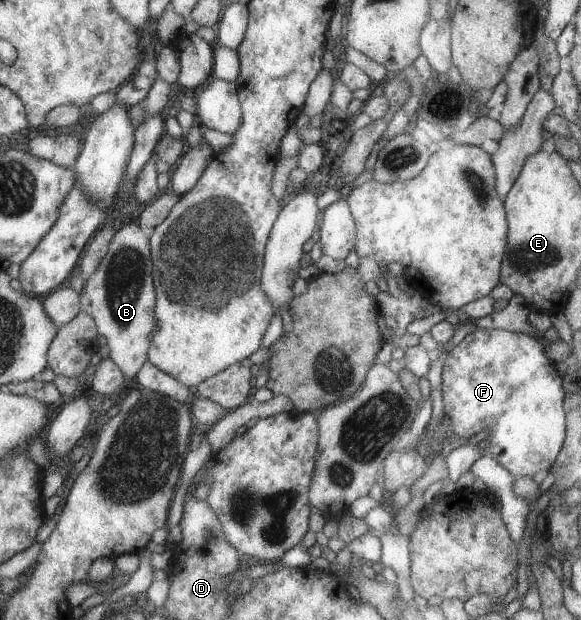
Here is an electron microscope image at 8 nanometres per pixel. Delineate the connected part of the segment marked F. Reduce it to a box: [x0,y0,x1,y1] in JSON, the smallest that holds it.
[441,328,565,481]

